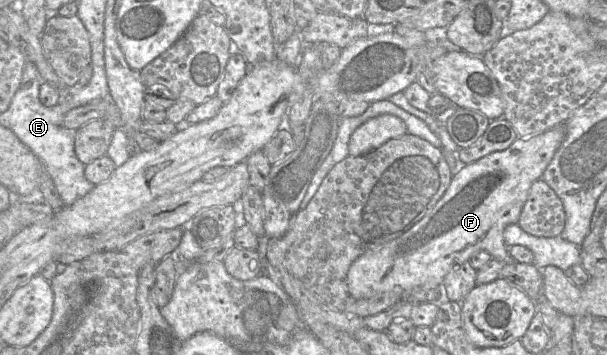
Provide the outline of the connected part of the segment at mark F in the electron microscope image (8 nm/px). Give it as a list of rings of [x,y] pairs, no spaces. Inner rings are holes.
[[[556,126],[532,137],[517,138],[503,151],[493,152],[475,162],[460,165],[443,196],[419,222],[401,236],[372,252],[367,252],[351,264],[346,280],[349,294],[354,299],[367,299],[390,291],[442,286],[447,273],[455,265],[469,261],[477,251],[486,251],[501,263],[515,262],[504,242],[504,230],[508,225],[518,223],[532,184],[542,178],[565,135],[564,126]]]

